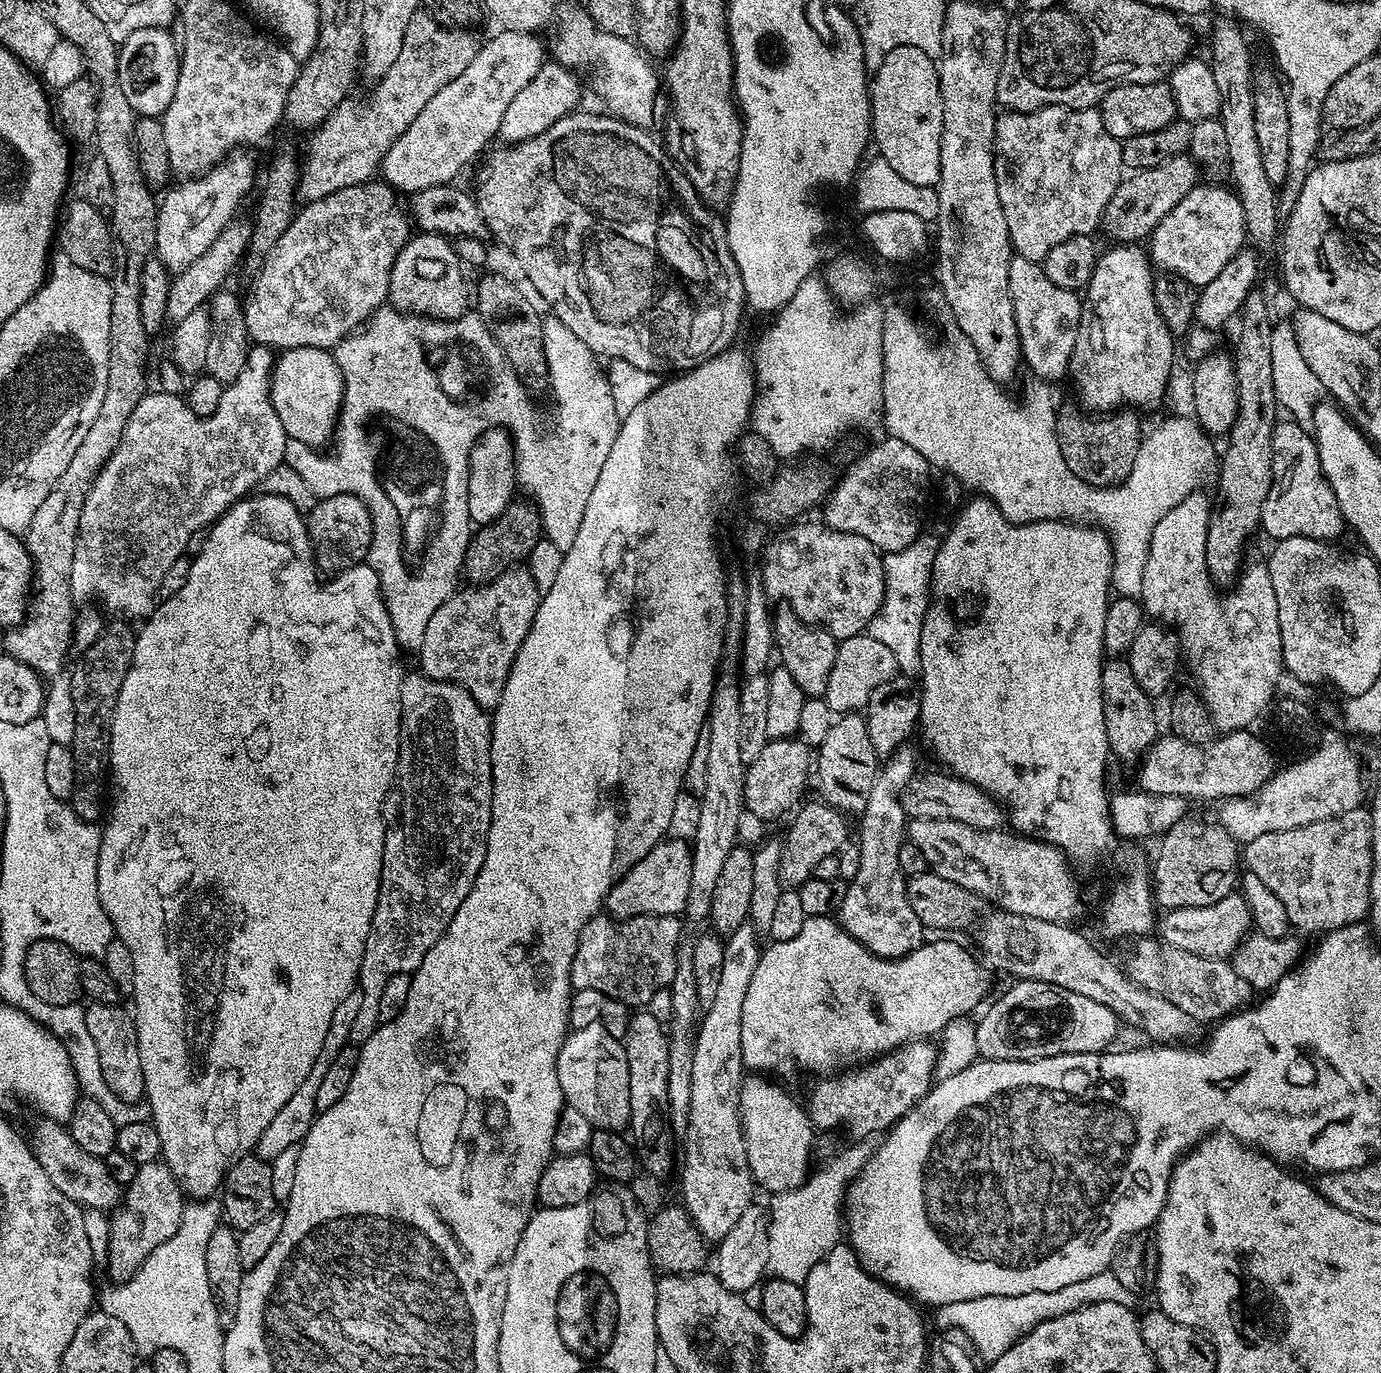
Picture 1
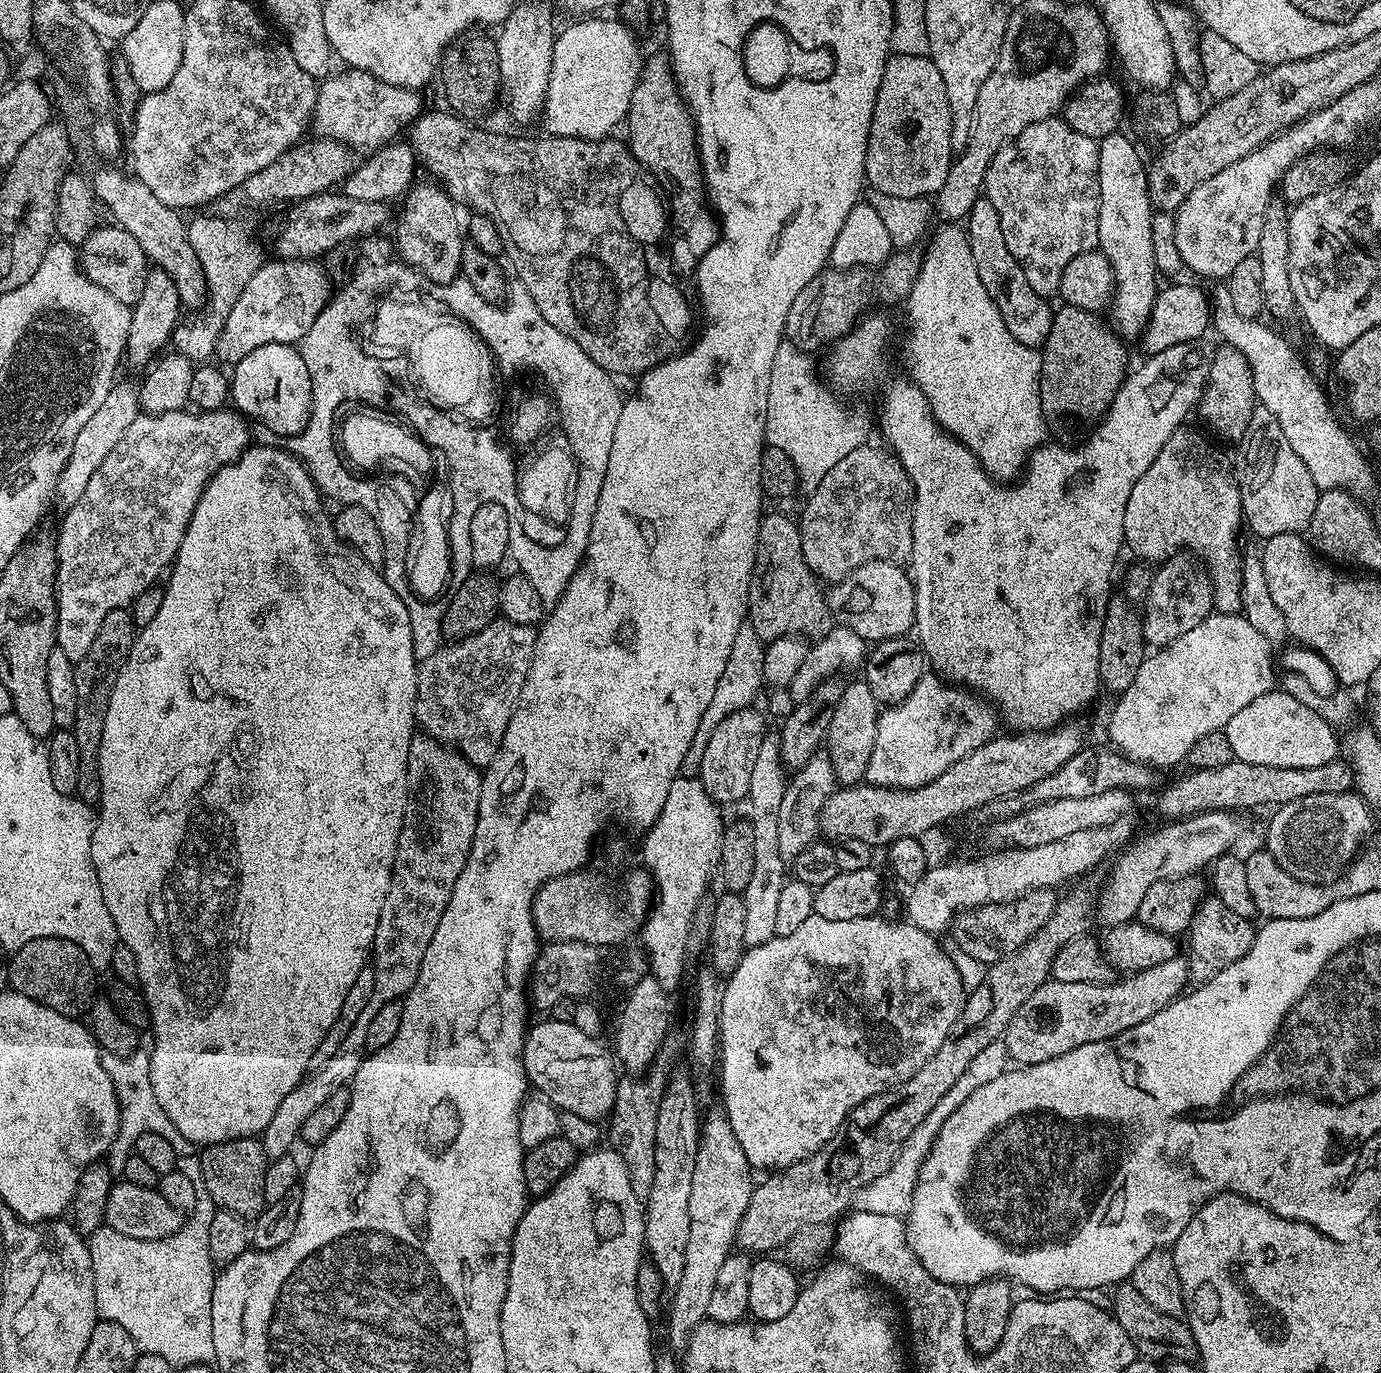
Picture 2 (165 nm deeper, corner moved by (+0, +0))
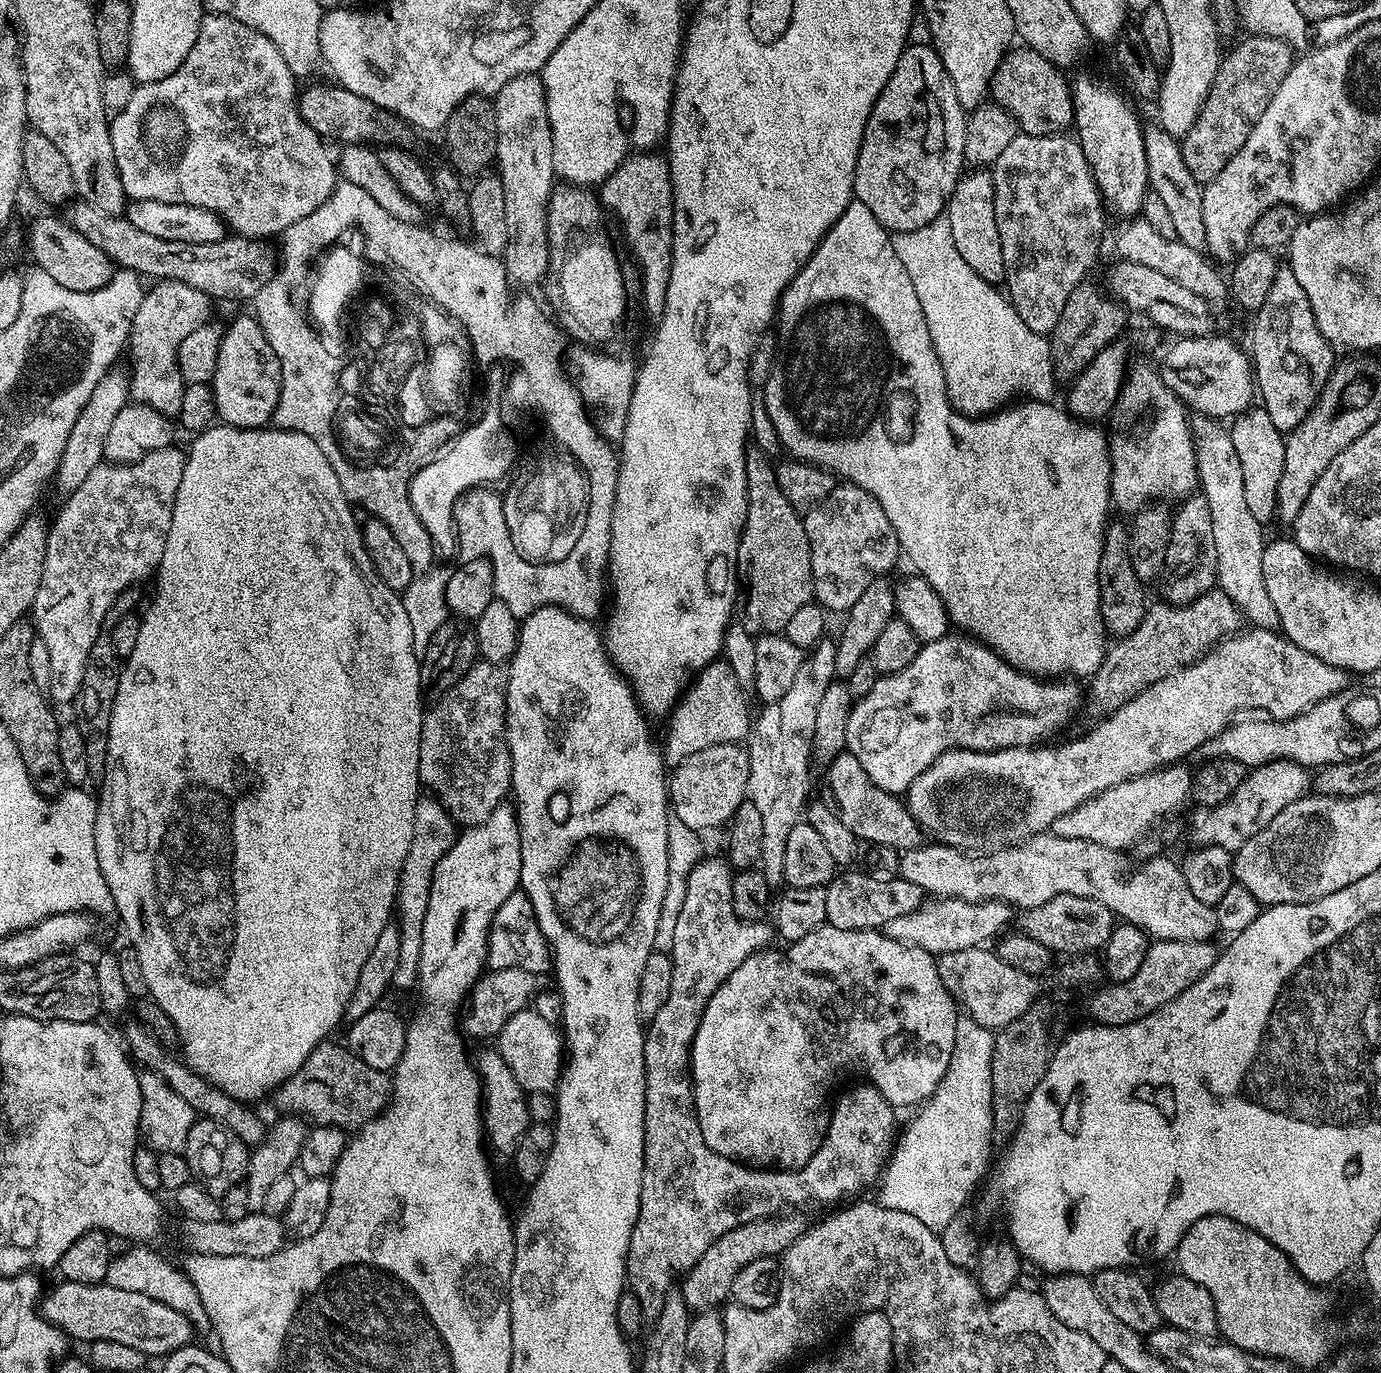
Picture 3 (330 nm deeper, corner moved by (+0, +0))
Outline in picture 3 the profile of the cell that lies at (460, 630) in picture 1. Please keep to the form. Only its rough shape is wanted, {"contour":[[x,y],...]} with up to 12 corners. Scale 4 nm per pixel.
{"contour":[[481,659],[425,711],[420,783],[460,826],[512,787],[507,671]]}

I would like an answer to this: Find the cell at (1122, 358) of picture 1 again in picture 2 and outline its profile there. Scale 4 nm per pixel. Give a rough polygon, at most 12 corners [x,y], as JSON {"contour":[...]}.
{"contour":[[1099,141],[1098,251],[1111,327],[1139,337],[1158,291],[1146,160]]}

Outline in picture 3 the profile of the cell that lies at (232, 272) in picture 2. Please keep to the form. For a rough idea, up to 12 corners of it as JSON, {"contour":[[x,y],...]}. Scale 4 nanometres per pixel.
{"contour":[[186,282],[145,291],[126,337],[130,396],[180,415],[176,351],[213,319]]}

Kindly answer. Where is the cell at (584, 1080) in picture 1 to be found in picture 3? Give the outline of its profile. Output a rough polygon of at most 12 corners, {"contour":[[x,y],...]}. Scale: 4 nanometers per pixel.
{"contour":[[514,1014],[497,1051],[525,1093],[551,1093],[564,1065],[557,1025]]}

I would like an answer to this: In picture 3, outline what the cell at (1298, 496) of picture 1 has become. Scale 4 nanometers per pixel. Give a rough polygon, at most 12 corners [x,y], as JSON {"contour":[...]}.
{"contour":[[1263,406],[1230,424],[1247,508],[1276,515],[1285,437]]}

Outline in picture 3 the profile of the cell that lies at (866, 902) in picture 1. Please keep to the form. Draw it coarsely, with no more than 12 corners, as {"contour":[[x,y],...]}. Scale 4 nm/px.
{"contour":[[967,634],[921,643],[853,703],[847,751],[907,793],[943,752],[1047,741],[1068,678]]}

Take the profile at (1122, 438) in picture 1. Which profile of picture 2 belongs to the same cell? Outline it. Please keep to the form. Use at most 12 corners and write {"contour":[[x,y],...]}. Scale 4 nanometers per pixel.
{"contour":[[1057,307],[1042,414],[1057,441],[1095,428],[1124,385],[1125,341]]}

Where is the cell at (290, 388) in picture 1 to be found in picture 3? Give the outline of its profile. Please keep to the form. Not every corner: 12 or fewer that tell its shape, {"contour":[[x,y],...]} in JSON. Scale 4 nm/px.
{"contour":[[264,327],[224,328],[210,381],[217,417],[262,428],[282,370]]}

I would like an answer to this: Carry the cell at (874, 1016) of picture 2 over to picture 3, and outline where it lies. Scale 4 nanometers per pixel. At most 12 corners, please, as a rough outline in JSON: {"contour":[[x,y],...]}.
{"contour":[[827,926],[755,952],[692,1043],[702,1138],[791,1170],[857,1068],[931,1100],[933,953]]}

